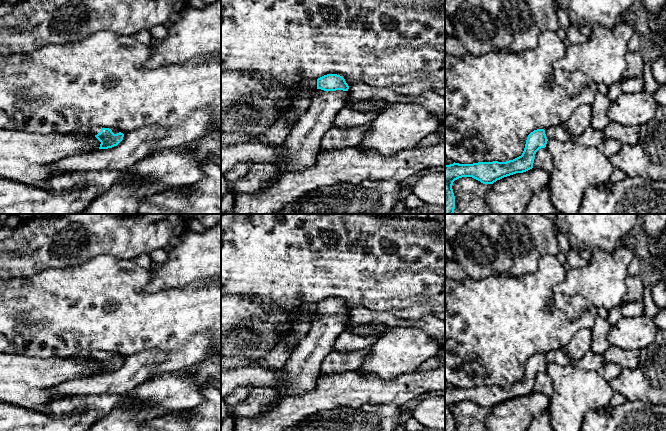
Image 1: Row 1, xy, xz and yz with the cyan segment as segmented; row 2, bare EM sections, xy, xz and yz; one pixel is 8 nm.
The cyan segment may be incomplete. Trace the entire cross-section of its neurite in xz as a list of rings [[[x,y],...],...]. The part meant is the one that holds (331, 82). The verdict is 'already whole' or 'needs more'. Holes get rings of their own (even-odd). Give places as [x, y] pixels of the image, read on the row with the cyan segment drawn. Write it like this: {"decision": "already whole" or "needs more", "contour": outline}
{"decision": "needs more", "contour": [[[327,74],[317,79],[317,89],[309,108],[281,145],[283,162],[276,165],[278,176],[255,192],[269,189],[283,175],[314,165],[324,134],[332,127],[334,117],[349,97],[348,89],[345,79],[337,74]]]}

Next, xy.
{"decision": "needs more", "contour": [[[99,126],[91,127],[91,132],[101,142],[99,149],[108,149],[117,146],[124,137],[124,134],[119,130],[111,130]]]}

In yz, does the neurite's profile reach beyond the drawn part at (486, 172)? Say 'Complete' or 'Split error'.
Split error

